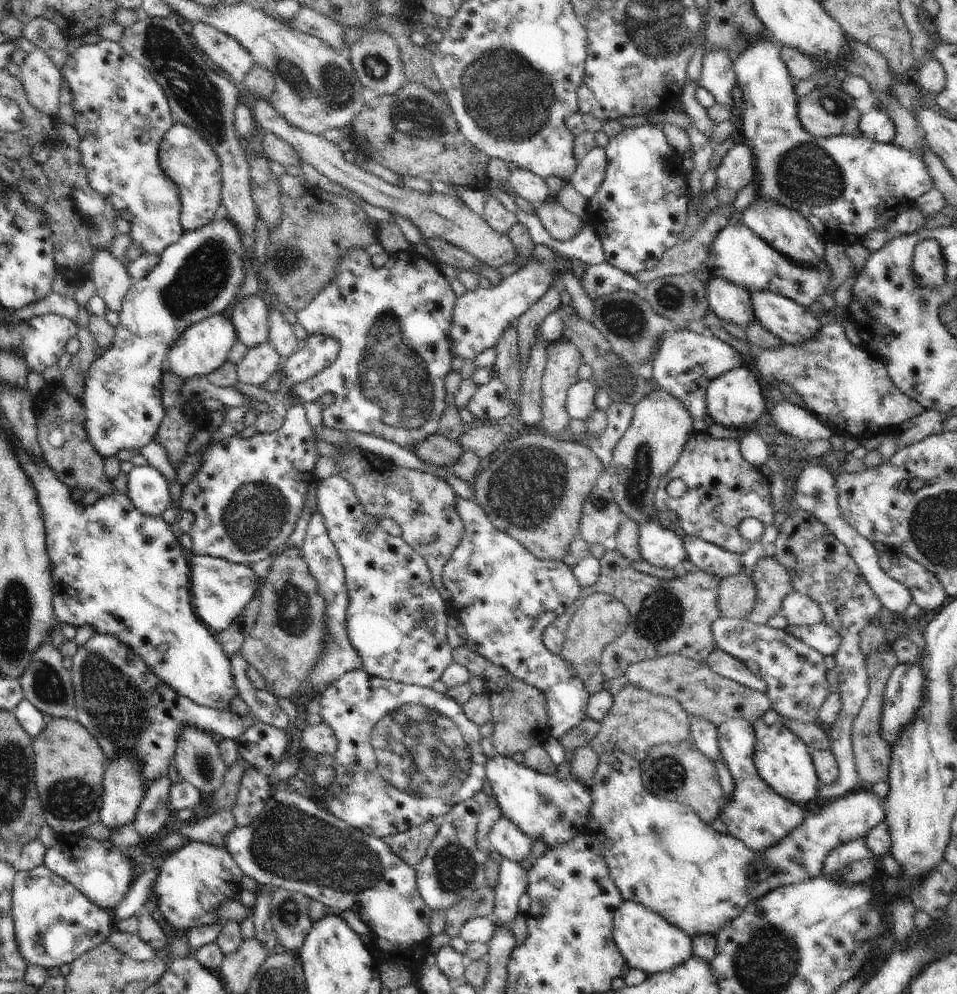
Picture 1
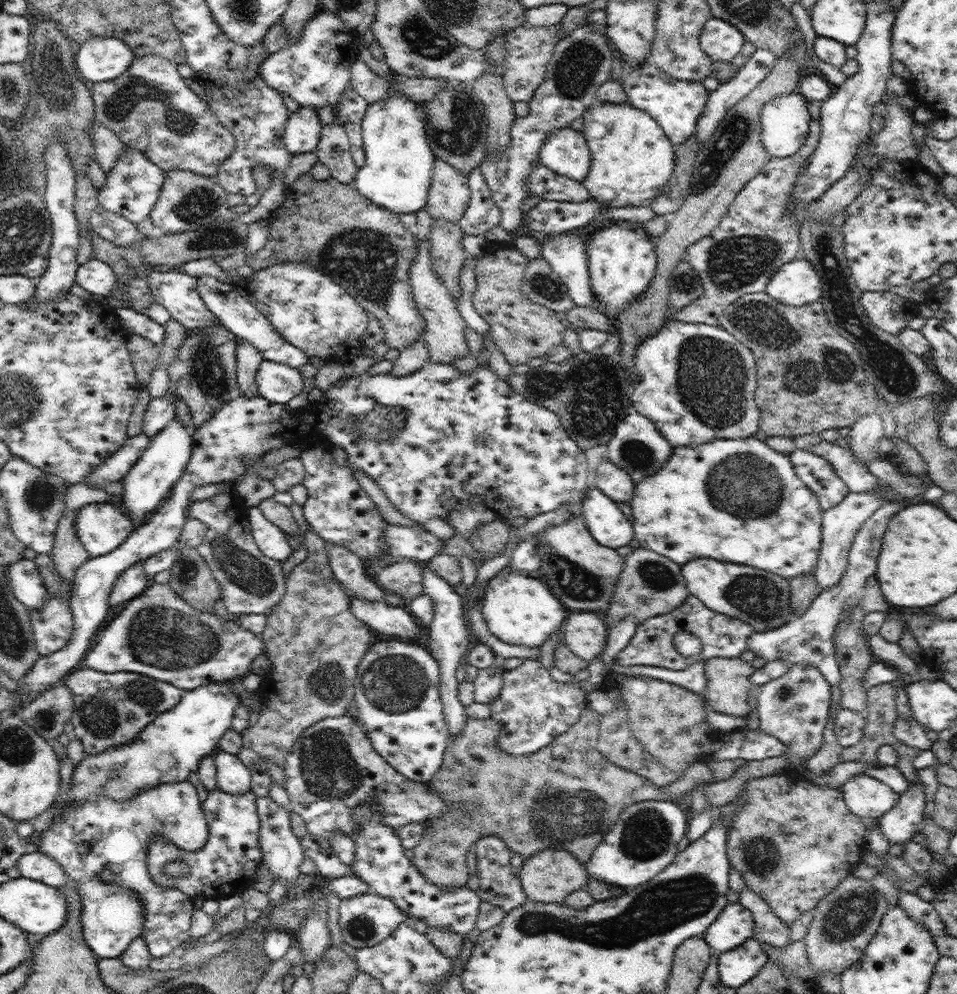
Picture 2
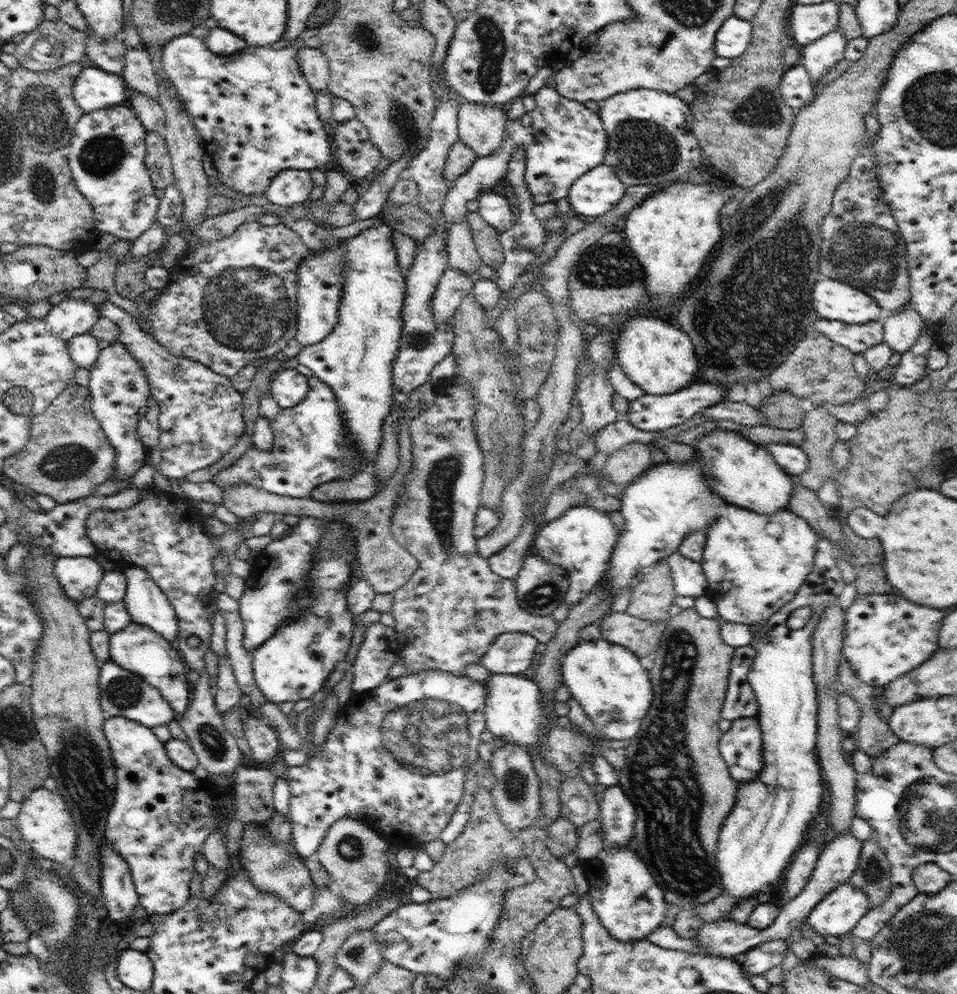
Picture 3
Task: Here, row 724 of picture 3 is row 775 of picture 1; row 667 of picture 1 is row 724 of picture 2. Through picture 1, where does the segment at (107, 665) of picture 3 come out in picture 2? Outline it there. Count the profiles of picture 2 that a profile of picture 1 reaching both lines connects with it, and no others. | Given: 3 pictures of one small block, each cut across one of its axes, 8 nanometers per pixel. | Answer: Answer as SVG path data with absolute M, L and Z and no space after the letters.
M84 668L70 672L62 681L72 692L74 700L71 722L74 725L75 739L84 746L86 755L99 754L108 748L119 748L131 742L146 726L150 725L158 714L170 710L180 702L182 689L172 683L133 672L108 673L102 670Z

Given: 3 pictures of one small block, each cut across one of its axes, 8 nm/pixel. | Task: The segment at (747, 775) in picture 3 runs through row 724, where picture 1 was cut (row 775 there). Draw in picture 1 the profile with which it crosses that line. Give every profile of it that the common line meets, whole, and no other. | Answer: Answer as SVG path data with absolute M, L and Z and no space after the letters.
M732 718L719 727L720 752L736 785L732 798L728 806L722 808L719 819L726 825L732 837L738 838L744 846L757 853L768 850L770 846L776 846L782 838L788 838L788 834L792 834L792 830L796 830L810 812L807 806L792 804L774 792L760 778L753 762L755 742L753 723L744 718Z

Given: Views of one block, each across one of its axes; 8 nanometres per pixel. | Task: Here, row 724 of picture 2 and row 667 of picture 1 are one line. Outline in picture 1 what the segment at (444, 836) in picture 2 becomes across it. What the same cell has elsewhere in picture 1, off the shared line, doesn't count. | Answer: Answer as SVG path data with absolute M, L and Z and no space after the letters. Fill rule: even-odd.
M595 592L584 598L580 609L576 610L570 620L568 629L565 630L561 656L576 668L576 674L589 694L596 694L604 689L604 677L600 671L602 650L627 630L628 622L629 612L626 606L612 595L602 592ZM465 644L454 650L453 662L468 668L471 676L485 680L485 692L489 695L491 703L491 720L494 722L491 739L497 754L505 758L512 758L516 752L525 755L530 748L542 745L546 741L547 706L544 694L540 690L520 690L520 680L516 676L488 662Z

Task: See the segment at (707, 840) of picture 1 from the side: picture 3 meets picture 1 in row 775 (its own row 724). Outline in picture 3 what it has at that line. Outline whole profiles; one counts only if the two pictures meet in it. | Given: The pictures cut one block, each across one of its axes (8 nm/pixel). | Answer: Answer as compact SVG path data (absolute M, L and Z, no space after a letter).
M604 638L593 641L580 640L562 659L563 684L566 684L571 698L578 700L586 716L592 720L600 739L631 740L639 732L644 716L650 709L654 697L650 672L638 659L637 655L625 646L614 644Z

